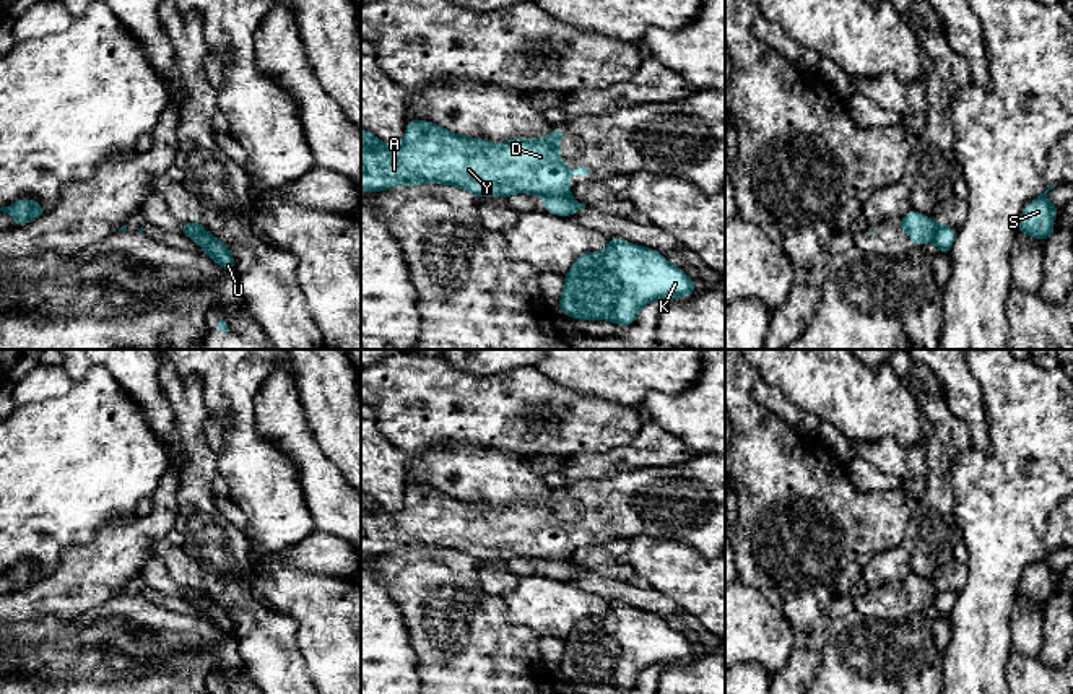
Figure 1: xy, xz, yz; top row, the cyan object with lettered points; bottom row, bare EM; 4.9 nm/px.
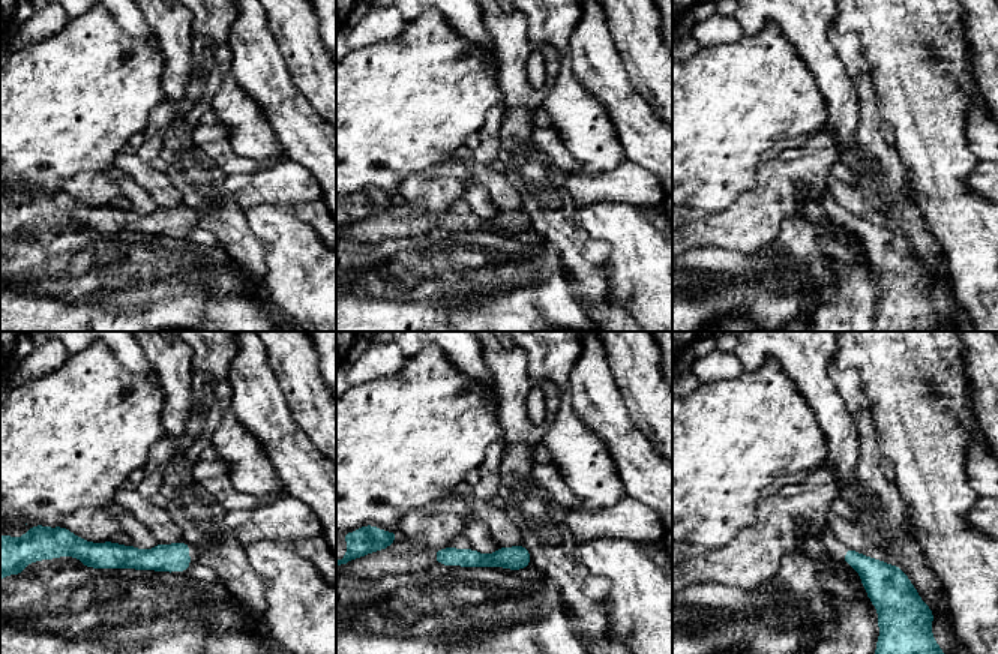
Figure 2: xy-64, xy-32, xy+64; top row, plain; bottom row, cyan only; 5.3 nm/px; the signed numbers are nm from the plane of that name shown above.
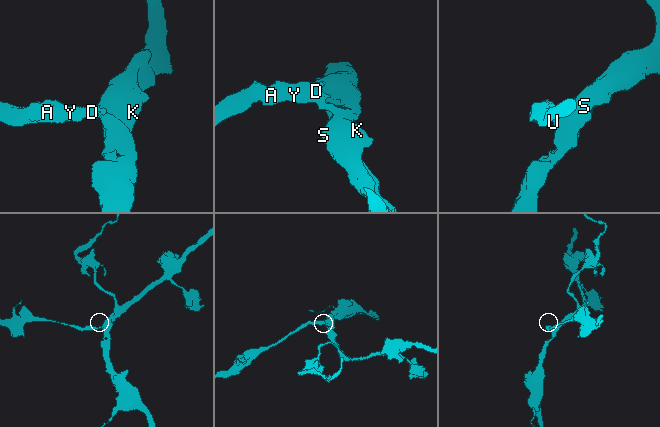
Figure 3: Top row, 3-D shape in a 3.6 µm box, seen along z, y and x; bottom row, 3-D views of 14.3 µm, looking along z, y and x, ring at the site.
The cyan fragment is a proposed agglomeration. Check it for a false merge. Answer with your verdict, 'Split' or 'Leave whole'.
Split

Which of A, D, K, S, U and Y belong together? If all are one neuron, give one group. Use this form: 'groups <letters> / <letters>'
groups A D Y / K S U

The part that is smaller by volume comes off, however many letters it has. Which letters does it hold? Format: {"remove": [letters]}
{"remove": ["A", "D", "Y"]}

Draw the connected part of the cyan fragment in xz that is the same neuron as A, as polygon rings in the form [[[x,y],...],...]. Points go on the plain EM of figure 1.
[[[408,484],[405,504],[390,510],[361,492],[361,554],[371,557],[418,548],[445,548],[478,561],[532,557],[567,561],[569,541],[589,540],[587,531],[566,533],[558,491],[546,502],[512,502],[504,509],[460,501],[432,486]]]

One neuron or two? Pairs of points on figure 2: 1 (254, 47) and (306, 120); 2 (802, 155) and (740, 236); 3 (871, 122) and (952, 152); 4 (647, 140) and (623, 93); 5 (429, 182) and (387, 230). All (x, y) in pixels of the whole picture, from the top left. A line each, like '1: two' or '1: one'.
1: one
2: one
3: two
4: one
5: one

